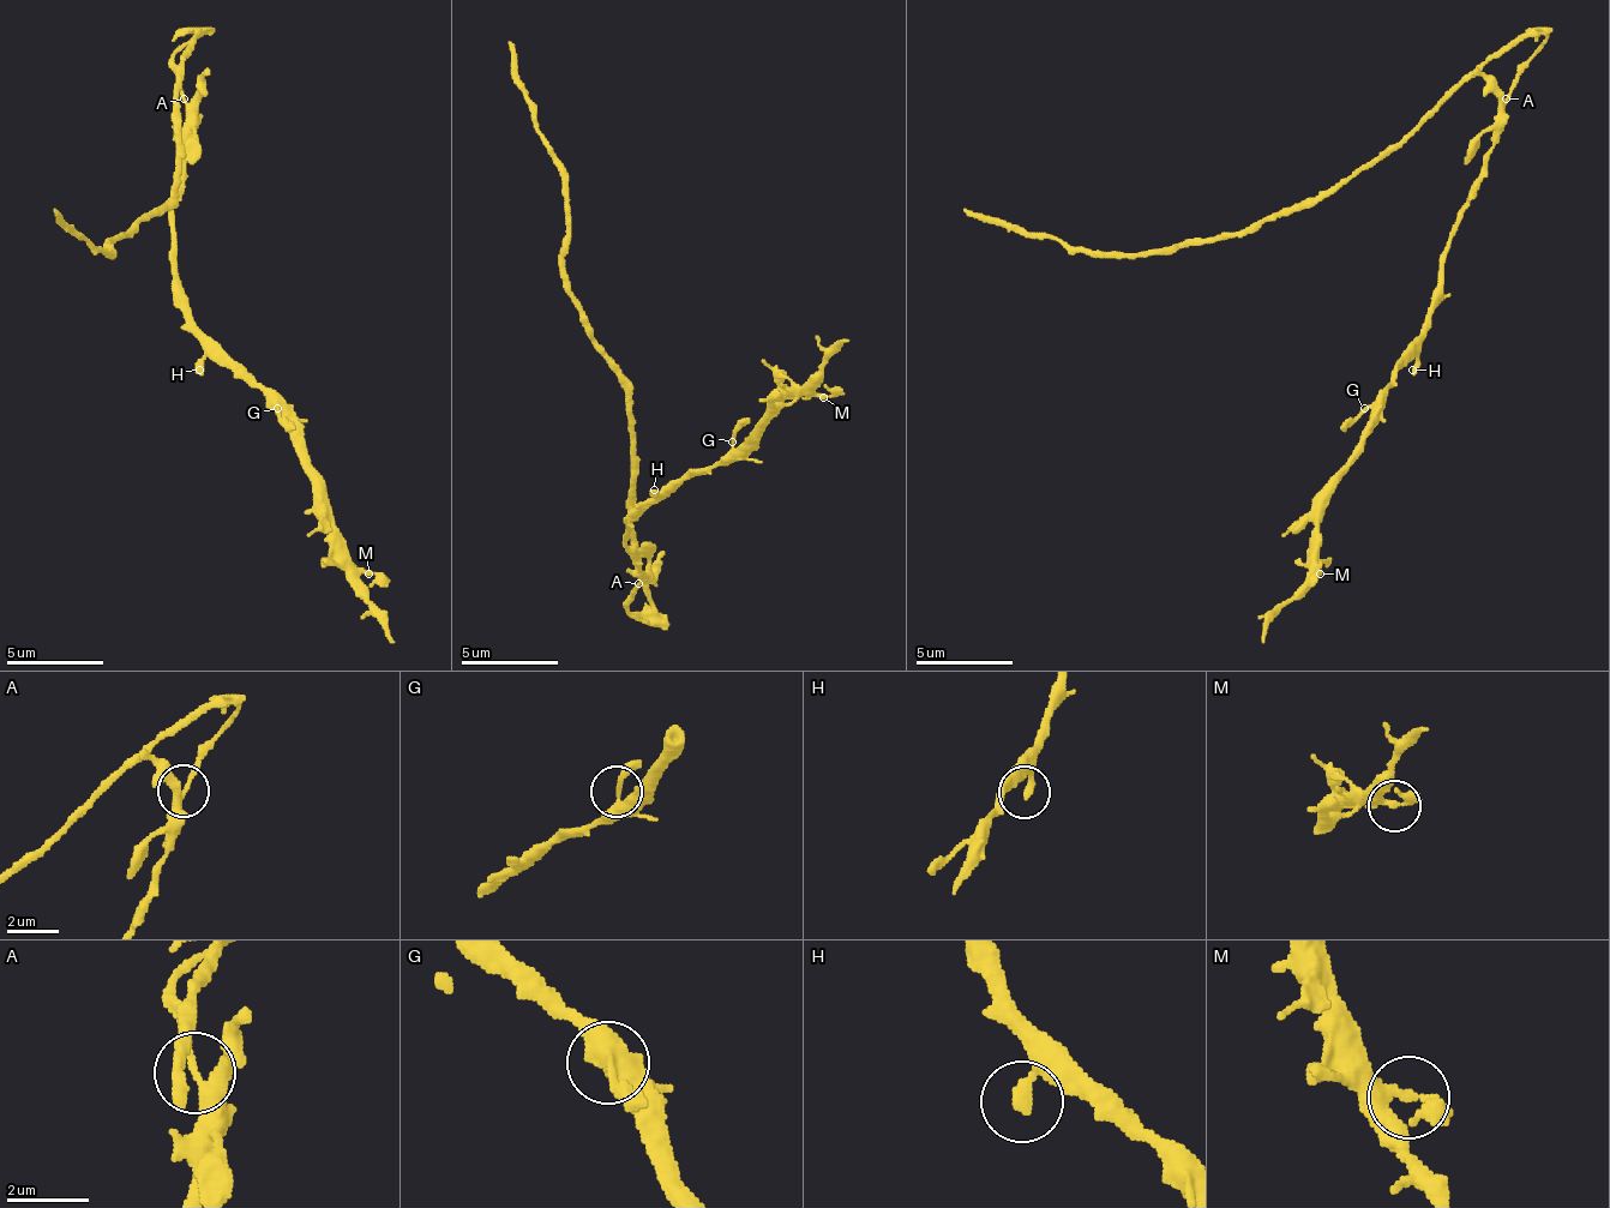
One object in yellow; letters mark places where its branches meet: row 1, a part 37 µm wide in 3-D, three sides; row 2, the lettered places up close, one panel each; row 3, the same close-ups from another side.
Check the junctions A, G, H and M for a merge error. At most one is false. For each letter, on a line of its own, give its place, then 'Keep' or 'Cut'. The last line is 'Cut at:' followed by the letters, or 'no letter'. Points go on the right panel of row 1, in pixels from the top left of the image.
A: Place: (1506, 98). Cut
G: Place: (1364, 408). Keep
H: Place: (1412, 370). Keep
M: Place: (1320, 574). Keep
Cut at: A

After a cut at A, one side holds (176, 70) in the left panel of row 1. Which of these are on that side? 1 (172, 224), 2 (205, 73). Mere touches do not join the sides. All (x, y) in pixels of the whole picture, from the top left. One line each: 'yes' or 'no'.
1: no
2: no

